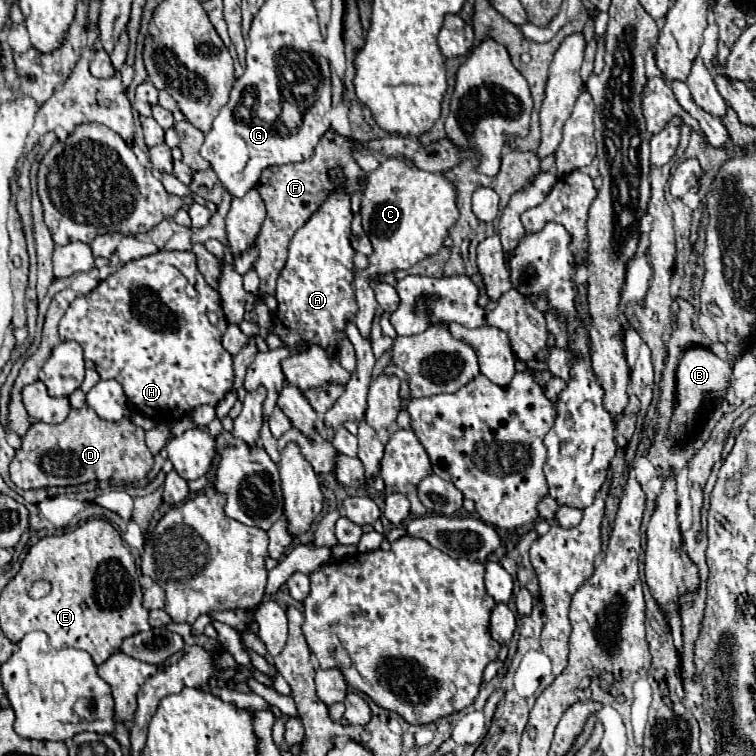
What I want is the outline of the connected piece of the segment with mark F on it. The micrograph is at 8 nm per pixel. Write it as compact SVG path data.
M325 132L323 138L319 140L319 144L315 146L311 158L307 158L303 162L271 166L271 168L263 170L263 174L259 178L259 192L267 206L267 218L257 236L259 260L255 264L255 272L261 280L257 300L265 300L265 296L275 296L275 282L287 262L287 246L289 246L291 238L311 218L315 208L319 208L319 204L323 202L323 196L327 196L327 188L331 188L331 180L329 180L327 172L333 166L345 168L345 180L347 180L349 192L353 192L357 188L357 178L365 176L365 172L355 164L353 156L351 156L353 146L355 144L351 140L345 140L343 136L339 136L335 132Z

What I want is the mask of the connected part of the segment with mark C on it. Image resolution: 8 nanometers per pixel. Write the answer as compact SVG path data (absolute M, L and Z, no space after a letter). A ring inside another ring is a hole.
M381 158L379 168L367 176L361 198L361 216L363 230L373 244L373 254L369 256L367 268L359 270L355 276L355 300L359 308L355 326L363 338L369 338L377 308L371 280L377 274L409 270L419 260L441 250L443 240L459 218L457 188L445 174L425 172L407 158Z

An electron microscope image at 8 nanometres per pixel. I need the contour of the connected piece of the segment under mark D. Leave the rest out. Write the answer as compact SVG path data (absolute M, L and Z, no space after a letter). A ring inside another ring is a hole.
M83 406L83 408L71 410L67 420L61 424L35 422L23 436L23 444L17 450L9 466L9 472L17 488L37 490L37 488L47 488L47 486L77 486L77 484L101 482L101 480L135 482L135 480L143 480L151 468L153 468L153 454L145 446L143 428L135 426L129 416L123 416L119 422L105 422L91 408Z

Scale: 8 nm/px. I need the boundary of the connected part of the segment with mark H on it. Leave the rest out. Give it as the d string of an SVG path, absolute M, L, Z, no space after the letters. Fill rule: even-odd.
M167 250L117 268L91 294L75 298L59 322L59 338L63 342L77 342L83 348L83 356L95 362L101 380L117 380L125 390L129 406L155 422L179 420L201 404L217 406L233 390L233 356L221 346L225 330L227 320L219 304L219 294L195 268L195 256L191 252ZM209 314L217 316L215 324L209 320Z

